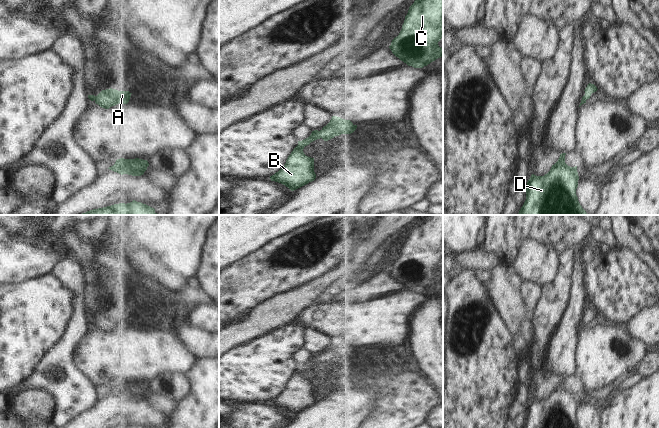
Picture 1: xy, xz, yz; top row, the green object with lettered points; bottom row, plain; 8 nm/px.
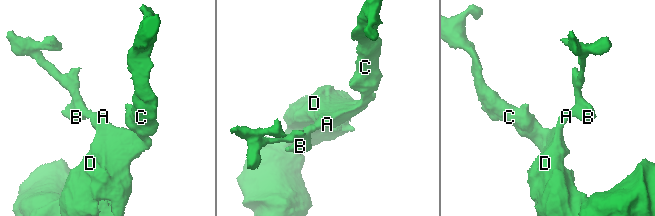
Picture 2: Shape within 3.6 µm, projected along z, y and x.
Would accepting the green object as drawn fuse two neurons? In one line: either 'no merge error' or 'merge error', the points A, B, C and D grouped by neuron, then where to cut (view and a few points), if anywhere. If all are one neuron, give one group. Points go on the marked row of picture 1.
no merge error | A B C D | no cut

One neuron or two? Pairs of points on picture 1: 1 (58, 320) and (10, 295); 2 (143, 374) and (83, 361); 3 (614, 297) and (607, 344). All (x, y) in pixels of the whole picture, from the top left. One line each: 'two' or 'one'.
1: one
2: one
3: two

